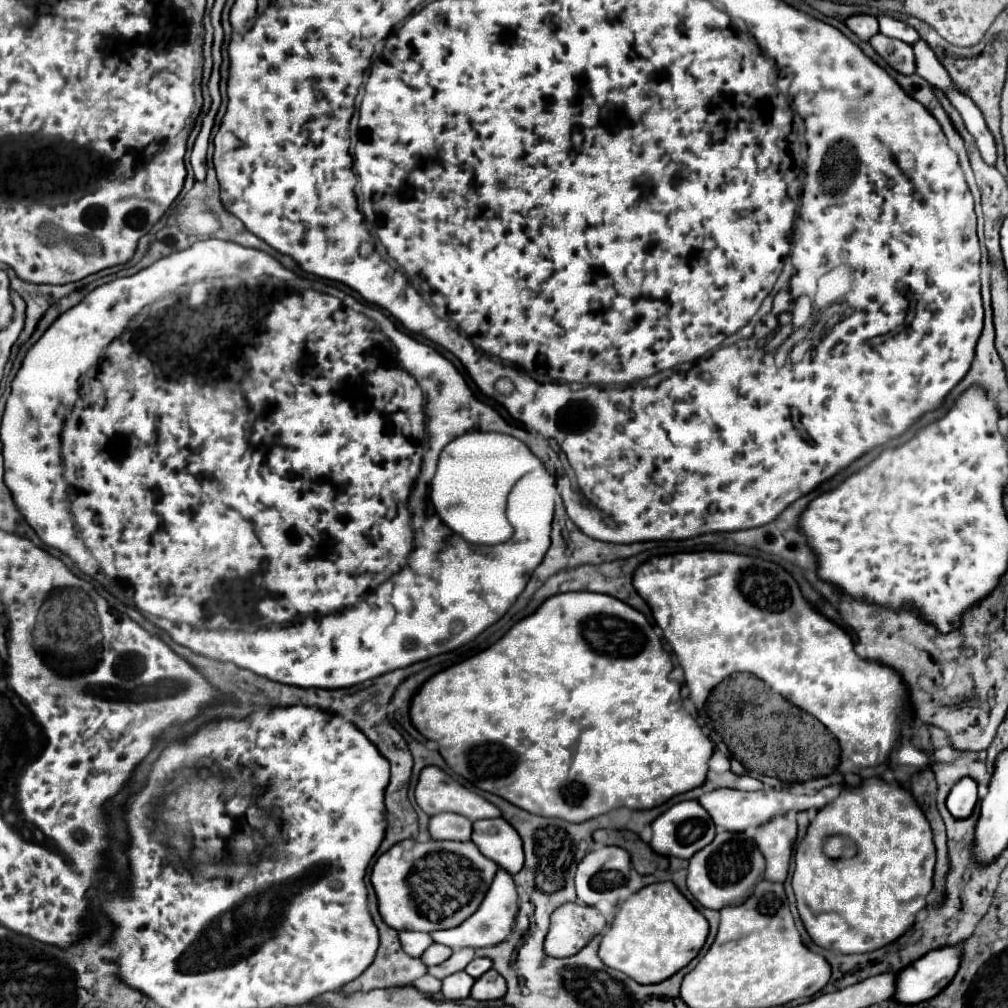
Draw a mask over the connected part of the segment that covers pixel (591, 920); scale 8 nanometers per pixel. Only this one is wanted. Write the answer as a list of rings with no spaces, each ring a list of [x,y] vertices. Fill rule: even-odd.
[[[563,903],[551,913],[545,953],[549,957],[571,957],[603,929],[605,917],[595,907],[583,903]]]

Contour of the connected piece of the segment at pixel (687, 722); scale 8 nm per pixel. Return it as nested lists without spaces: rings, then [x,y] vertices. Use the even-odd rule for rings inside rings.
[[[589,591],[559,593],[555,597],[549,597],[535,613],[515,623],[511,631],[489,649],[429,677],[411,697],[409,715],[415,729],[425,739],[439,743],[439,753],[445,759],[445,763],[453,769],[453,773],[471,781],[475,787],[495,793],[511,801],[513,805],[527,809],[529,813],[543,815],[543,817],[557,817],[571,823],[583,823],[591,817],[599,817],[619,807],[633,809],[633,811],[653,809],[679,793],[703,785],[707,773],[707,761],[713,753],[713,743],[701,733],[693,717],[681,707],[681,695],[679,695],[681,687],[677,681],[669,679],[671,669],[673,669],[671,655],[663,651],[659,637],[653,633],[643,613],[635,611],[633,607],[629,607],[627,603],[615,597],[601,595],[601,593],[589,593]]]

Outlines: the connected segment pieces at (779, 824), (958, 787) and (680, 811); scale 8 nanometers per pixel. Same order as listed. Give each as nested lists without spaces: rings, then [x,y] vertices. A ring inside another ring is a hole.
[[[785,815],[773,817],[771,821],[767,821],[767,825],[757,827],[755,843],[759,845],[767,861],[765,879],[781,883],[787,879],[795,839],[797,839],[797,823],[789,821]]]
[[[963,777],[955,783],[947,797],[947,809],[953,817],[969,817],[973,813],[973,807],[977,805],[977,783],[971,777]]]
[[[681,801],[681,803],[675,803],[665,813],[661,813],[651,823],[651,827],[653,827],[651,849],[655,853],[667,855],[667,857],[691,859],[699,849],[703,849],[715,837],[715,825],[713,825],[711,817],[709,817],[709,813],[697,801]]]

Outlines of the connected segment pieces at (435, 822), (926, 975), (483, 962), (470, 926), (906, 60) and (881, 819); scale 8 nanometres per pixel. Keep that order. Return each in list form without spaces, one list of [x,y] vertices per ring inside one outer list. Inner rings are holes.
[[[439,813],[429,821],[431,839],[451,839],[451,841],[469,841],[471,839],[471,821],[457,813]]]
[[[953,945],[947,949],[933,949],[919,961],[905,967],[899,971],[895,1001],[915,1005],[927,1001],[929,997],[935,997],[955,977],[961,957],[961,945]]]
[[[481,957],[481,959],[473,959],[473,961],[467,965],[465,973],[469,973],[473,979],[477,979],[477,977],[481,977],[485,971],[489,971],[489,969],[491,969],[491,959]]]
[[[499,869],[491,887],[489,887],[489,891],[487,891],[487,897],[483,899],[479,909],[467,921],[463,921],[459,927],[445,929],[445,931],[433,931],[431,937],[433,937],[435,943],[443,943],[451,949],[491,947],[491,945],[497,945],[497,943],[505,941],[505,937],[509,935],[509,931],[513,927],[515,913],[517,913],[517,889],[515,889],[513,877],[505,869]]]
[[[877,33],[871,37],[871,47],[897,71],[901,73],[913,73],[915,71],[915,57],[913,57],[913,47],[899,41],[899,39],[889,39]]]
[[[869,777],[859,787],[845,789],[835,801],[817,811],[805,839],[795,851],[795,865],[793,891],[809,937],[829,951],[869,953],[901,937],[901,933],[915,923],[915,913],[927,905],[935,867],[933,833],[909,789],[901,787],[897,781],[887,783],[881,777]],[[831,835],[851,837],[857,845],[857,855],[851,859],[829,859],[823,853],[823,841]]]

